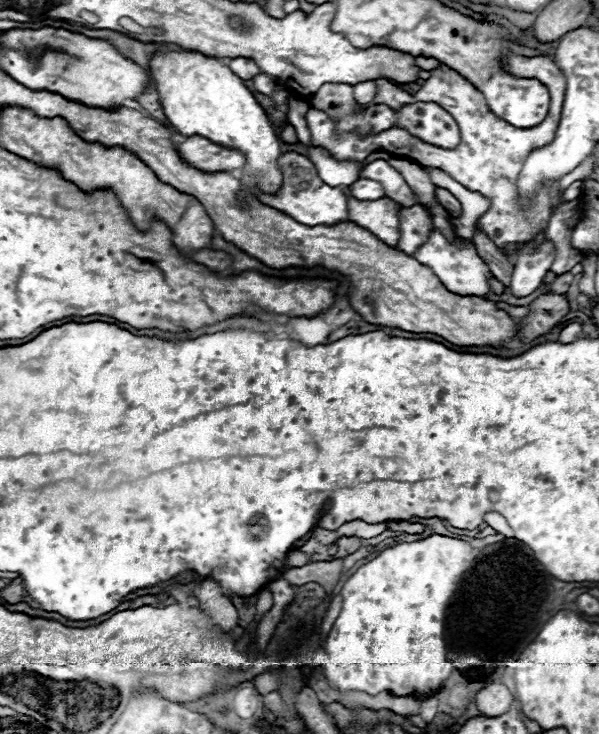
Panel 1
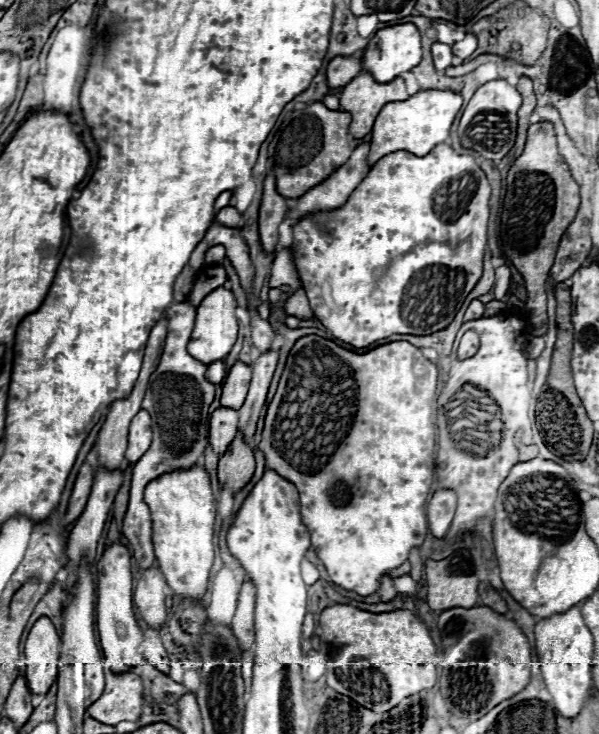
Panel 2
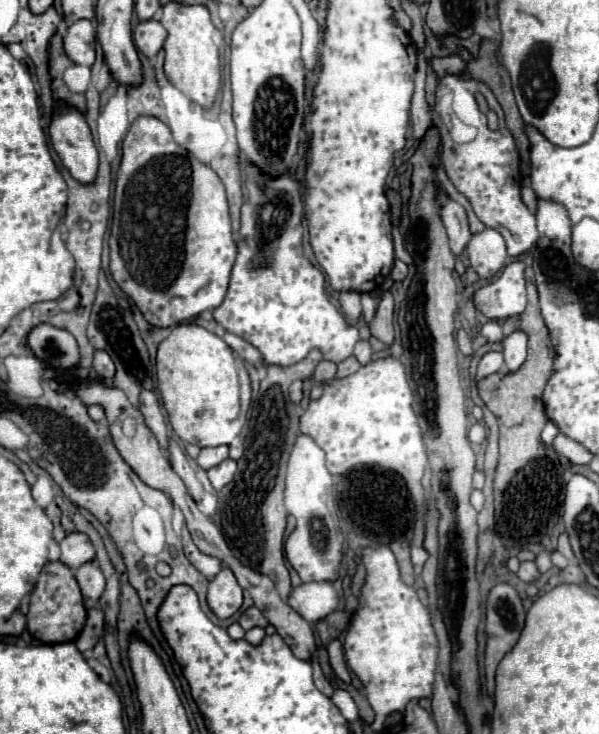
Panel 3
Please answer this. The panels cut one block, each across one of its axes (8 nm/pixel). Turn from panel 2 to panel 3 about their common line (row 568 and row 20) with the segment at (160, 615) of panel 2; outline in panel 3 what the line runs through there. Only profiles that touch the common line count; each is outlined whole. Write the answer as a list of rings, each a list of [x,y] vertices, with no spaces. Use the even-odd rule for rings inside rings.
[[[150,20],[150,22],[140,22],[136,24],[134,28],[134,42],[136,42],[136,48],[152,58],[156,56],[156,52],[164,46],[164,40],[166,40],[166,30],[164,26],[158,22],[158,20]]]

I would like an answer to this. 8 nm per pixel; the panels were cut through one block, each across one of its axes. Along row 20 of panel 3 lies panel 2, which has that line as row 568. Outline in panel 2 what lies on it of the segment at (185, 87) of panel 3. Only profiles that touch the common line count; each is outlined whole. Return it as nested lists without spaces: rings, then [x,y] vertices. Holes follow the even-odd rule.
[[[192,466],[188,472],[170,472],[152,480],[144,492],[154,520],[156,560],[166,576],[170,590],[180,598],[202,600],[208,588],[214,564],[214,520],[216,504],[210,488],[210,476],[204,468]]]

